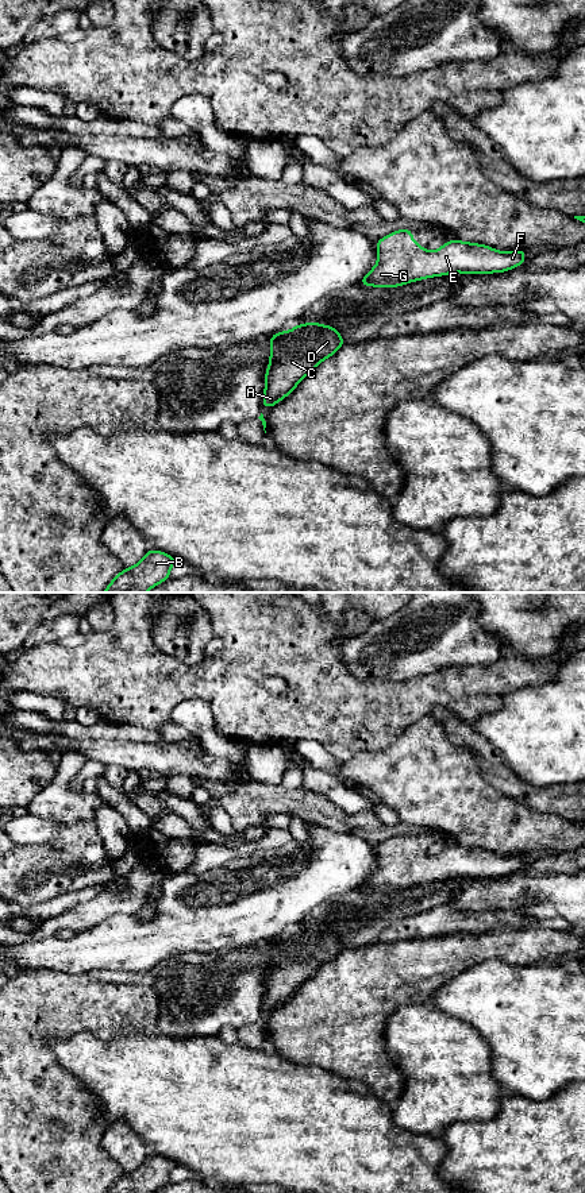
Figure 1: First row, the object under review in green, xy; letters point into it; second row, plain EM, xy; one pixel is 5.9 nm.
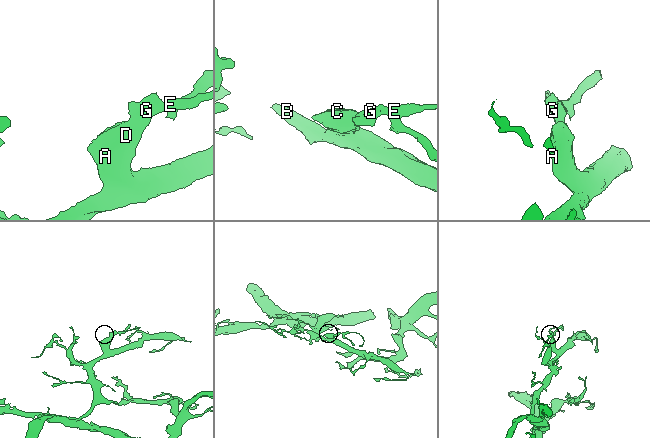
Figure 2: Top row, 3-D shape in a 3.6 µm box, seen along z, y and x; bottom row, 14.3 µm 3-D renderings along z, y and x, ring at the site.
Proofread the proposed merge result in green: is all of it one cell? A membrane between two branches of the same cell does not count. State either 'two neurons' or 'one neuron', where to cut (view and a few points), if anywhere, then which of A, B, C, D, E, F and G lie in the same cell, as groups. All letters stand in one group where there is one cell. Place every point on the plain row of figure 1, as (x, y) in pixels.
one neuron; no cut; A B C D E F G

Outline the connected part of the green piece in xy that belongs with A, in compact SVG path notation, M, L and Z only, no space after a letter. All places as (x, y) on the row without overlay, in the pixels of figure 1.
M308 926L289 937L270 941L270 965L265 978L262 1012L273 1012L288 1001L320 966L332 961L343 949L343 941L332 930Z

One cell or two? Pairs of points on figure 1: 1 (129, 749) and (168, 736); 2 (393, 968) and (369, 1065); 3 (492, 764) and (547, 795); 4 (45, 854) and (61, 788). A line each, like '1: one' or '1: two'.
1: two
2: one
3: one
4: one

